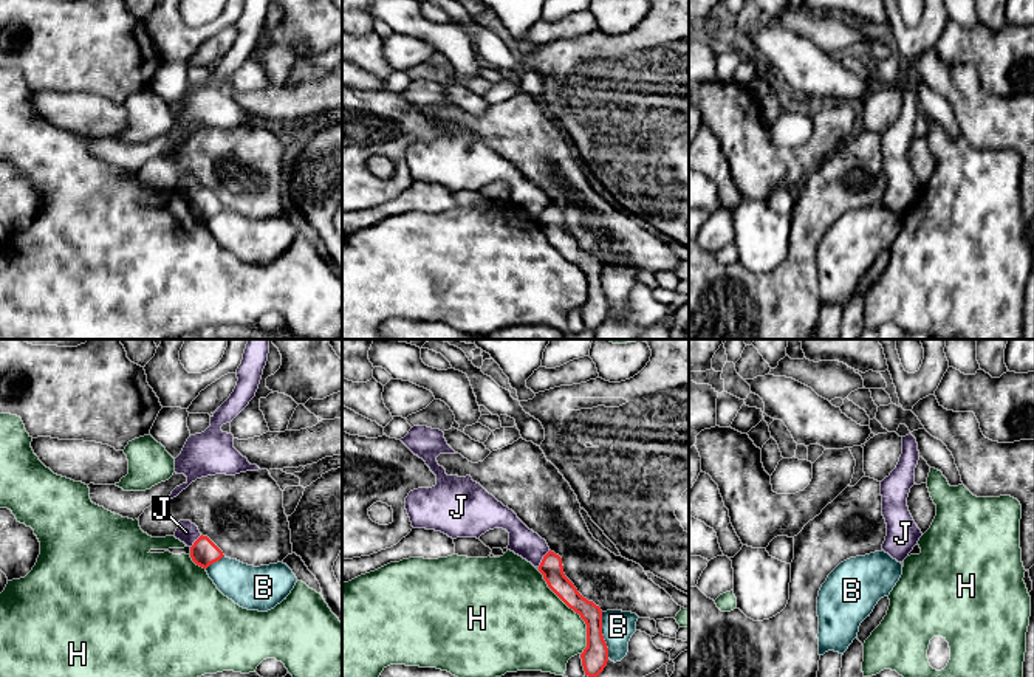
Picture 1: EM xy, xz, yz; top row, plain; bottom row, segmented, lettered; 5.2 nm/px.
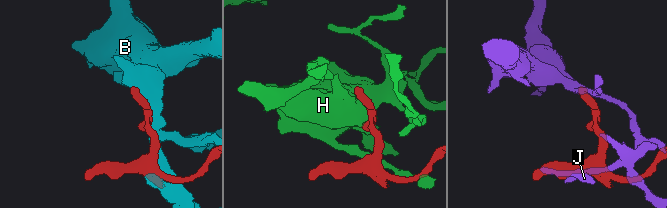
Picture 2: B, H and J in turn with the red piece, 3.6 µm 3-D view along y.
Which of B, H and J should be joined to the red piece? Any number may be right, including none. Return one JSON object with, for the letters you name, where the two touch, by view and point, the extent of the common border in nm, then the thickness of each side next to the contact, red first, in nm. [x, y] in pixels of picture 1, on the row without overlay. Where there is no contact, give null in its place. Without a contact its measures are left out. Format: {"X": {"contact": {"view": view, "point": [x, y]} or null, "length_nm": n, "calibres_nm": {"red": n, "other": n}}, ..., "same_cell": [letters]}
{"same_cell": []}

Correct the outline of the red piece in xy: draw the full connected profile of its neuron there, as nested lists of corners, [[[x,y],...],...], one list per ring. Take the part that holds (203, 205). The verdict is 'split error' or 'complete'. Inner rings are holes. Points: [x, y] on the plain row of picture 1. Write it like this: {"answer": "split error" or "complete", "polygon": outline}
{"answer": "complete", "polygon": [[[203,187],[190,200],[192,214],[203,222],[207,222],[223,209],[223,204],[207,189]]]}

